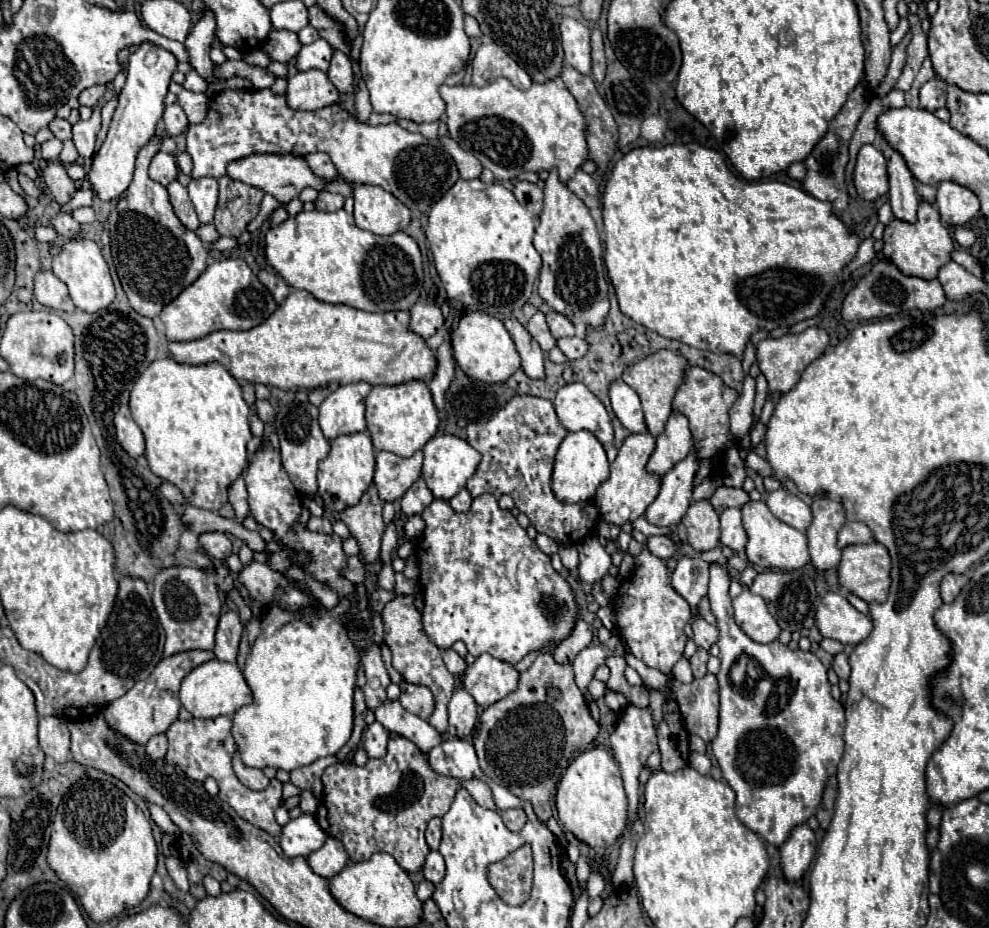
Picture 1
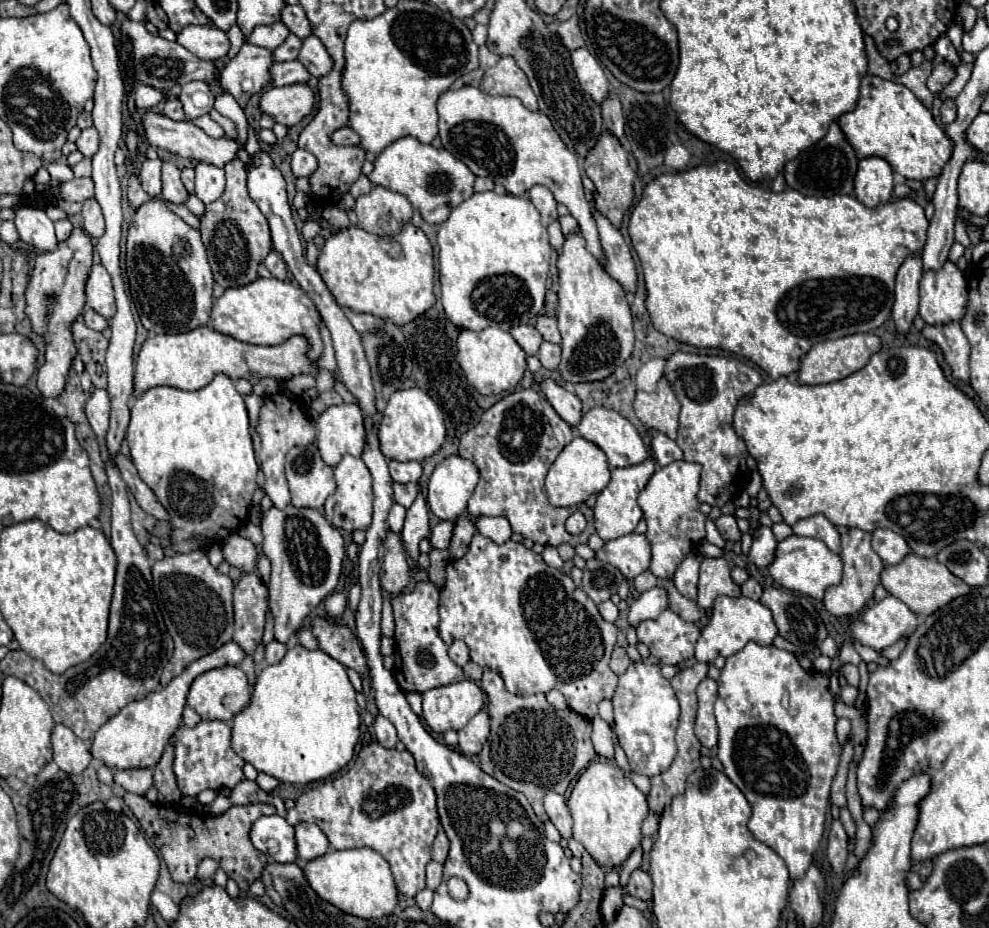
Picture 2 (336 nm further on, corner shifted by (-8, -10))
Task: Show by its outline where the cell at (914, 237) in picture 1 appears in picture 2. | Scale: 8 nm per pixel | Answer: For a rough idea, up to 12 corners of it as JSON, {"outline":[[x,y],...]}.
{"outline":[[956,263],[924,271],[920,317],[930,325],[960,321],[966,279]]}

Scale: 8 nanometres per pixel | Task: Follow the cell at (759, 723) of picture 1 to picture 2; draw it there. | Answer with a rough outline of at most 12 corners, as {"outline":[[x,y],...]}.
{"outline":[[748,643],[714,705],[750,833],[804,875],[842,755],[830,673]]}

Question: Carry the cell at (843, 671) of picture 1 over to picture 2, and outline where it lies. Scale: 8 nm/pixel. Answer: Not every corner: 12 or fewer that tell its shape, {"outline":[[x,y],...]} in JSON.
{"outline":[[842,665],[848,685],[860,685],[856,665]]}

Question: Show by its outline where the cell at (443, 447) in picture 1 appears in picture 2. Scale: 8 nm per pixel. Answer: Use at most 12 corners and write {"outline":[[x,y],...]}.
{"outline":[[446,457],[428,481],[428,507],[454,521],[466,511],[478,467]]}

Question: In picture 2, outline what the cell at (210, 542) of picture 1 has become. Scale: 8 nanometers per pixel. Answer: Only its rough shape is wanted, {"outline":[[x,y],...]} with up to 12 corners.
{"outline":[[234,533],[222,547],[224,559],[242,573],[256,567],[256,547]]}

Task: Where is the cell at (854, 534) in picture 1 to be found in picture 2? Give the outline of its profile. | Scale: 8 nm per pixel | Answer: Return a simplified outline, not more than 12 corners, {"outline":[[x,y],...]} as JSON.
{"outline":[[880,527],[872,533],[872,549],[886,565],[910,553],[898,533]]}

